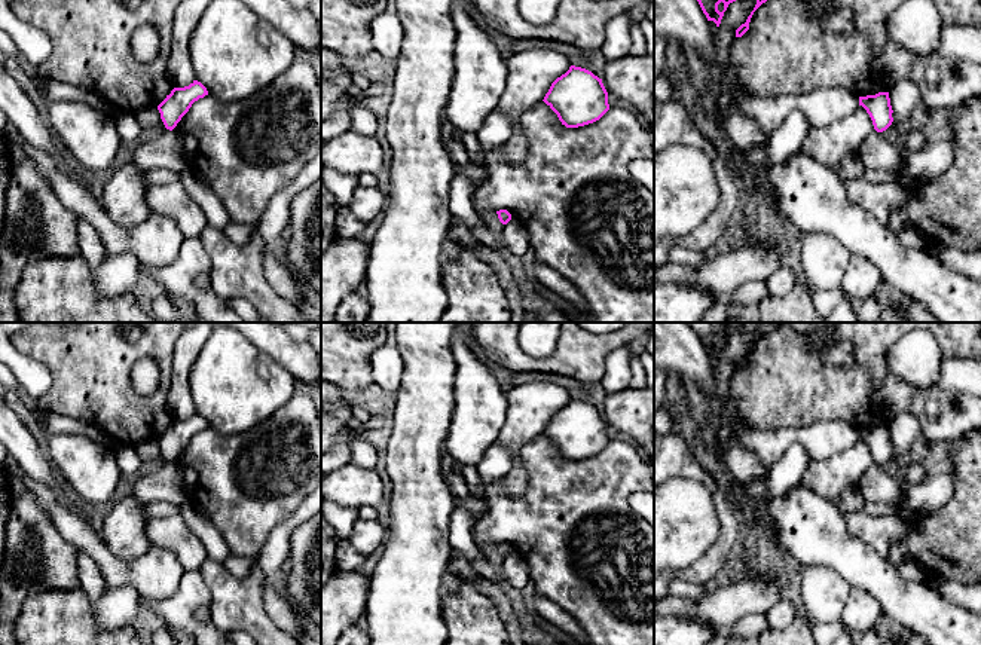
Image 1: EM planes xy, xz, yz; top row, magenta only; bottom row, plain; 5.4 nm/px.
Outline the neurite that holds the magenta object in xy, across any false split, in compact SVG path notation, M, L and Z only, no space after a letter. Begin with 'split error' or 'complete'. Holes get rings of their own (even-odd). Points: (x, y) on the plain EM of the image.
complete; M193 413L189 419L174 421L169 428L158 438L161 452L166 462L172 464L192 437L208 428L207 421Z

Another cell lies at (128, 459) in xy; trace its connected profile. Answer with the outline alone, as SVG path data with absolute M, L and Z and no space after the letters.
M110 443L122 476L138 473L144 464L140 455L135 452L134 444L116 444Z

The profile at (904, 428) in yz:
M904 412L889 419L892 450L896 456L898 470L908 462L908 453L922 434L916 415Z

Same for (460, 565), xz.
M456 553L453 554L452 560L447 563L447 571L458 575L461 580L473 583L474 586L477 586L482 578L476 569L473 559Z

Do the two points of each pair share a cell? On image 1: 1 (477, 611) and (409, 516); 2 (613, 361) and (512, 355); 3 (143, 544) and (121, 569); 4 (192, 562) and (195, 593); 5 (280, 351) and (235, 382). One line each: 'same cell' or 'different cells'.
1: different cells
2: different cells
3: different cells
4: different cells
5: different cells

